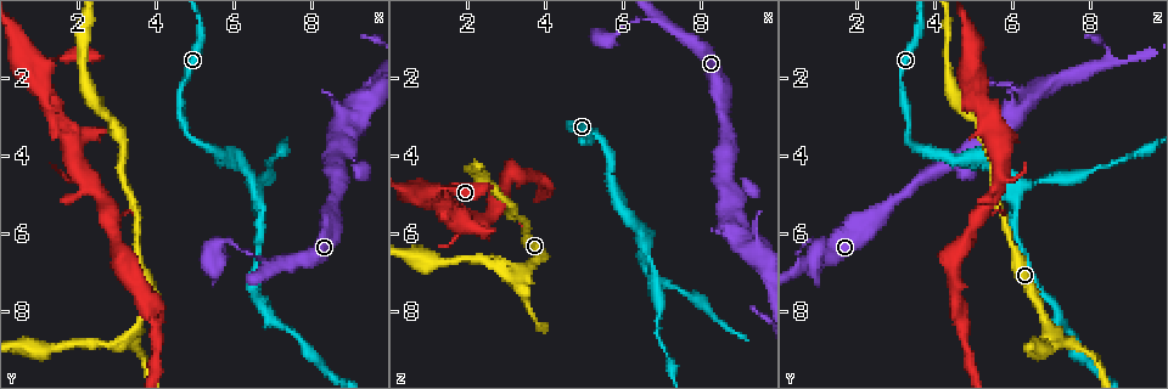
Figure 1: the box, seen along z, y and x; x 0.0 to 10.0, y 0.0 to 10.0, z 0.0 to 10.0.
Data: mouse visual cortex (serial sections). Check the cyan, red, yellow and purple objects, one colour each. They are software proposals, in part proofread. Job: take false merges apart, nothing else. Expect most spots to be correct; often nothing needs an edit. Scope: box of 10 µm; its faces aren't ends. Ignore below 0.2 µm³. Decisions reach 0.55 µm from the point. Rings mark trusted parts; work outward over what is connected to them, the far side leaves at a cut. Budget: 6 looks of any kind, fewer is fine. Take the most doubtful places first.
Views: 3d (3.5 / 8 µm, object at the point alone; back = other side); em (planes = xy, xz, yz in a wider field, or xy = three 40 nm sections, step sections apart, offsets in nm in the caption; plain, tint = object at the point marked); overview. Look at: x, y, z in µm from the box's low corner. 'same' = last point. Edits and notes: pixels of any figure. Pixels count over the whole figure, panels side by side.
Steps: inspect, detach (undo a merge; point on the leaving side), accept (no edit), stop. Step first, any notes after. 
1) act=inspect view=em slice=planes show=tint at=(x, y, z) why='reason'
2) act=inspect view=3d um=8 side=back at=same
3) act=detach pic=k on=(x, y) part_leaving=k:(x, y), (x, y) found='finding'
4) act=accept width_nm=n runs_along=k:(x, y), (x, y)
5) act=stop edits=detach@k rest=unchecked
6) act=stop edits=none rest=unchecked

act=inspect view=3d um=3.5 at=(6.60, 4.80, 6.20) why='a fork'

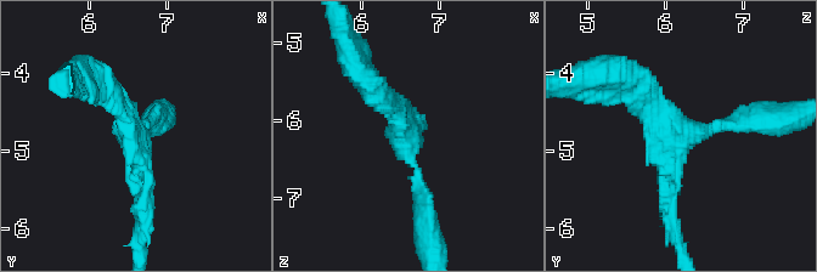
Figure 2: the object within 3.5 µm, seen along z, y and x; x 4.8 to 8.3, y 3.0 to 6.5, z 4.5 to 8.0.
act=inspect view=em slice=xy step=3 show=tint at=(6.55, 4.80, 6.15) arms=3 arm_widths_nm=200,200,300

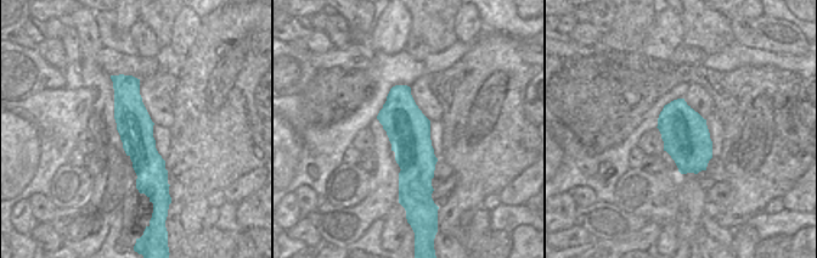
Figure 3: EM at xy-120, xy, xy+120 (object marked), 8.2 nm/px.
act=accept width_nm=360 runs_along=2:(99, 78), (124, 107), (144, 211) found='continuous, no second cell'

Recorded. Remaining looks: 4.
act=inspect view=3d um=3.5 at=(3.35, 8.80, 7.20) why='a fork'

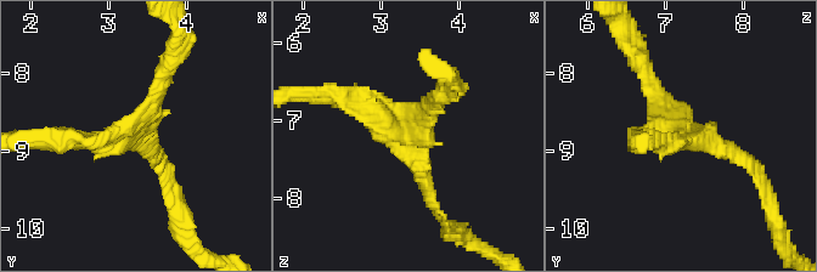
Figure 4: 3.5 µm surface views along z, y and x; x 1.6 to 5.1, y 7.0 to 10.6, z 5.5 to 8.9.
act=inspect view=em slice=xy step=3 show=plain at=(3.30, 8.75, 7.15) arms=3 arm_widths_nm=200,200,250

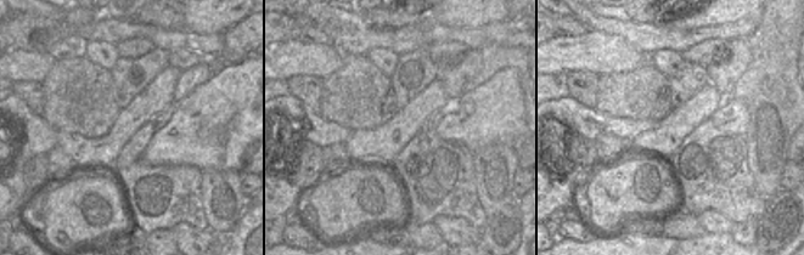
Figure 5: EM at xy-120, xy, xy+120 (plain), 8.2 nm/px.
act=inspect view=em slice=xy step=3 show=tint at=same

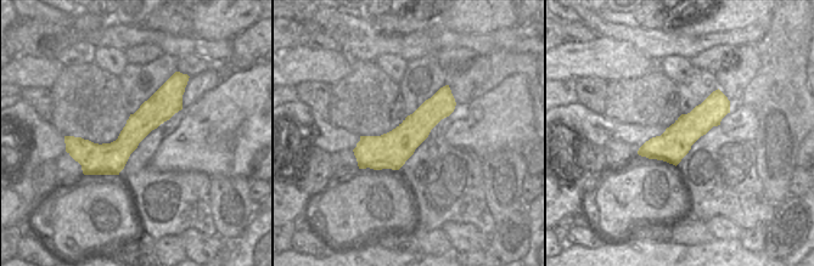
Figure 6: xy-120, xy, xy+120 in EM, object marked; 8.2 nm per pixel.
act=accept runs_along=4:(164, 73), (119, 143), (63, 140) found='all the same cell'

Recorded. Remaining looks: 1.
act=stop edits=none rest=unchecked

